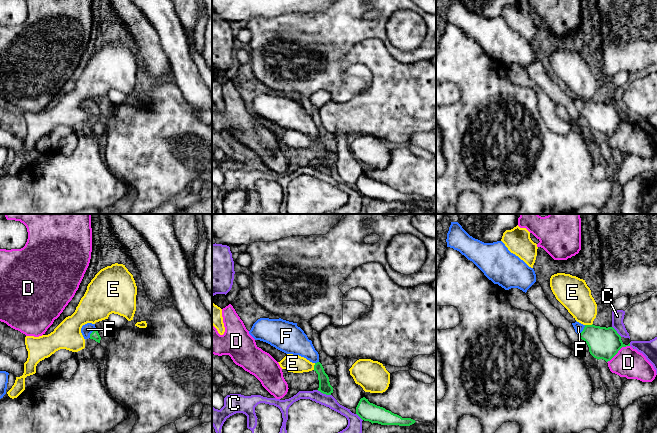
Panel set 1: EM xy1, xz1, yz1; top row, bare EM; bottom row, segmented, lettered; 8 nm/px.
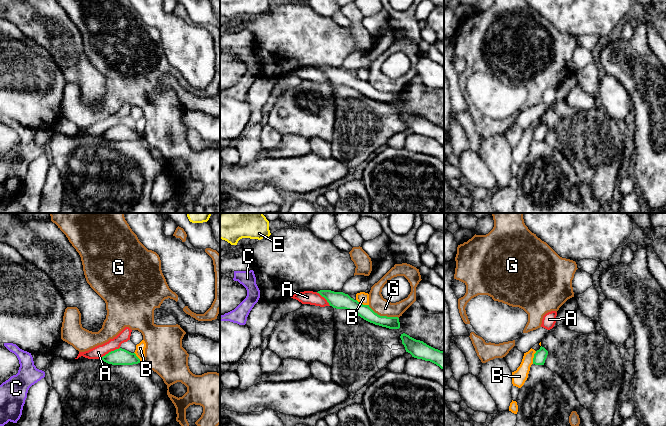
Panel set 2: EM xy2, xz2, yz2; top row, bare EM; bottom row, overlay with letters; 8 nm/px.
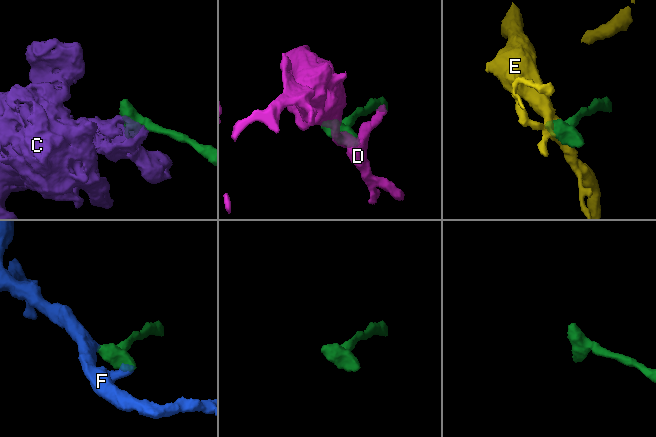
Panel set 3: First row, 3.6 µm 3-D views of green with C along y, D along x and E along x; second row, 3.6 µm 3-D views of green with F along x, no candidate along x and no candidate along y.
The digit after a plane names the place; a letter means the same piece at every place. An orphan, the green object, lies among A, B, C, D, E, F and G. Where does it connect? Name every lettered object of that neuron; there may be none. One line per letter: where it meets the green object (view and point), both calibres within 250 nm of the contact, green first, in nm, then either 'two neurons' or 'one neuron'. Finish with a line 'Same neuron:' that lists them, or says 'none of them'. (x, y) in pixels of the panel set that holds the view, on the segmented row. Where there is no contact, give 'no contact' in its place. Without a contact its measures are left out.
A: xy2 (109, 352) | 130/100 nm | two neurons
B: xz2 (362, 304) | 140/100 nm | two neurons
C: xz1 (324, 393) | 100/100 nm | two neurons
D: yz1 (618, 350) | 260/240 nm | two neurons
E: yz1 (588, 325) | 260/240 nm | two neurons
F: yz1 (583, 330) | 260/70 nm | one neuron
G: xz2 (383, 316) | 110/140 nm | two neurons
Same neuron: F

